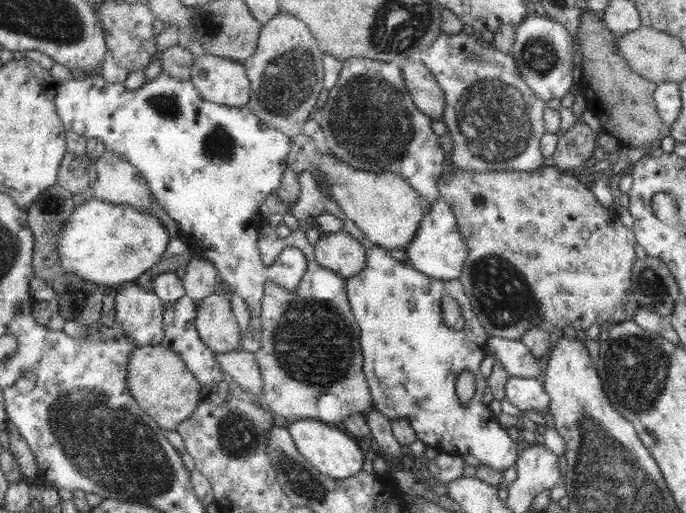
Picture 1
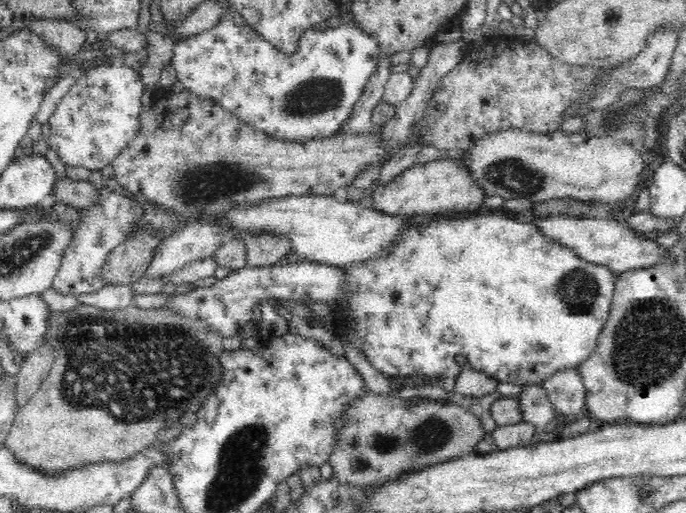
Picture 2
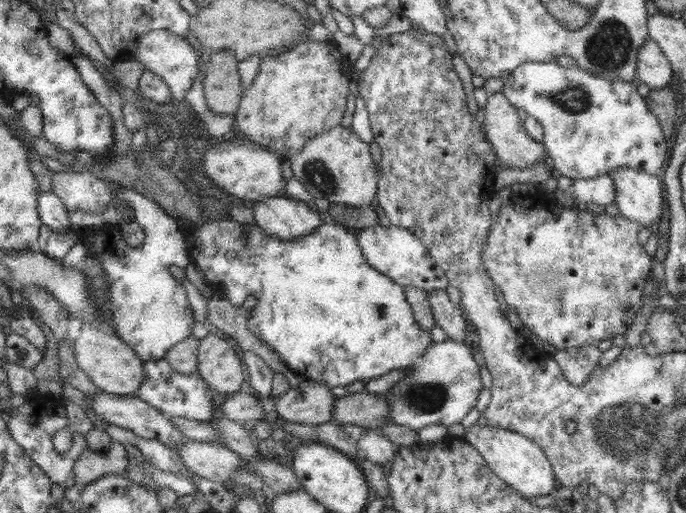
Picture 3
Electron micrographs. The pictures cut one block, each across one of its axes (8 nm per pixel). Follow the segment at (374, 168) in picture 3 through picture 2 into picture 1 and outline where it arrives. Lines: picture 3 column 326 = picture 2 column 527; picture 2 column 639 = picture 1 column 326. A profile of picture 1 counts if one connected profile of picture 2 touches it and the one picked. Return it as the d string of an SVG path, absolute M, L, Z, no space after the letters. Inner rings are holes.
M301 133L292 137L288 166L299 174L308 170L319 176L330 190L331 197L346 215L351 227L360 229L371 245L388 249L407 249L418 234L423 217L431 212L431 204L415 190L407 179L395 172L371 174L339 160L333 153L320 152L311 136Z

